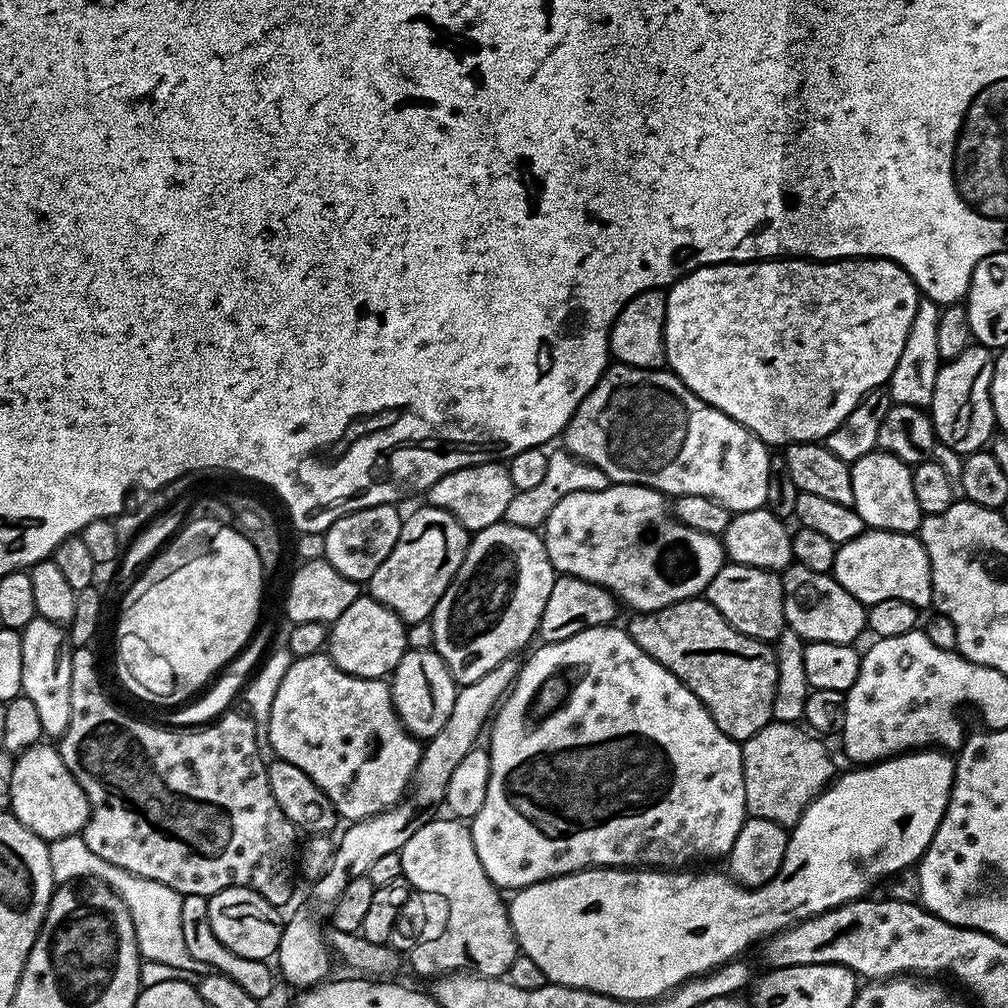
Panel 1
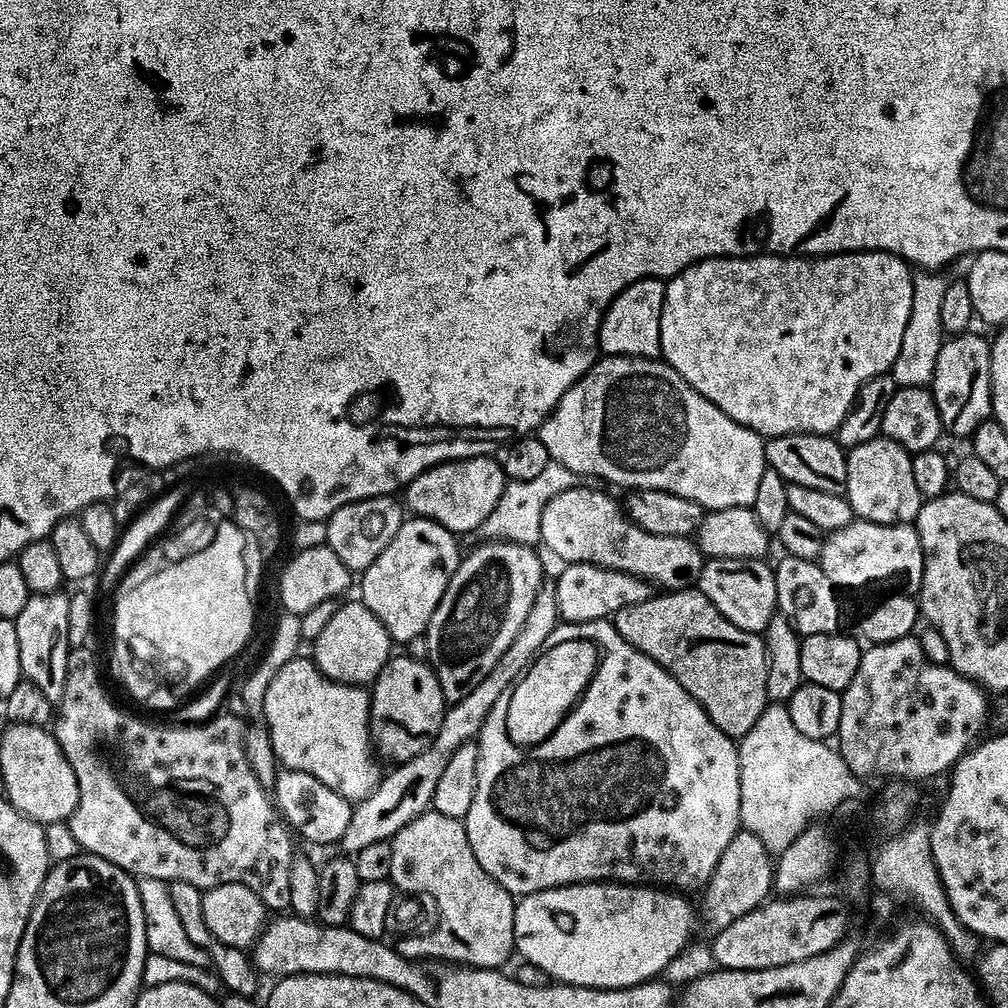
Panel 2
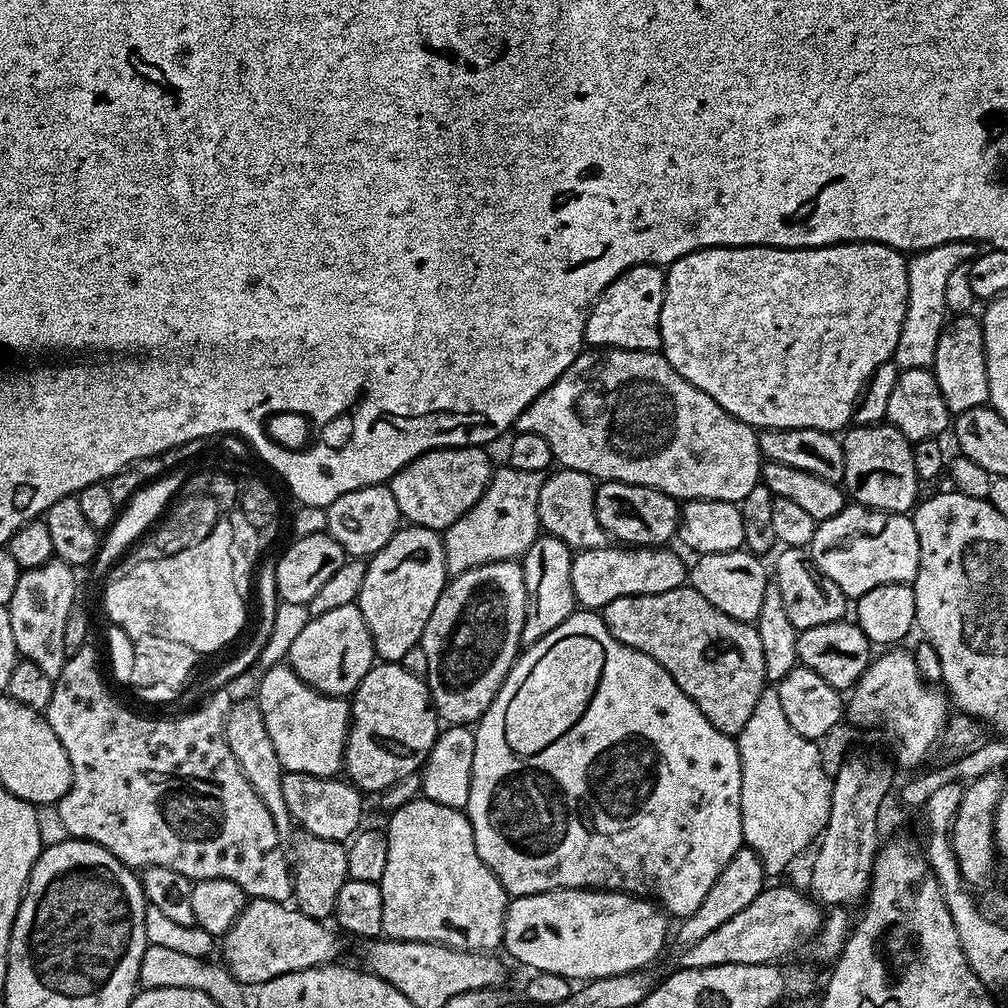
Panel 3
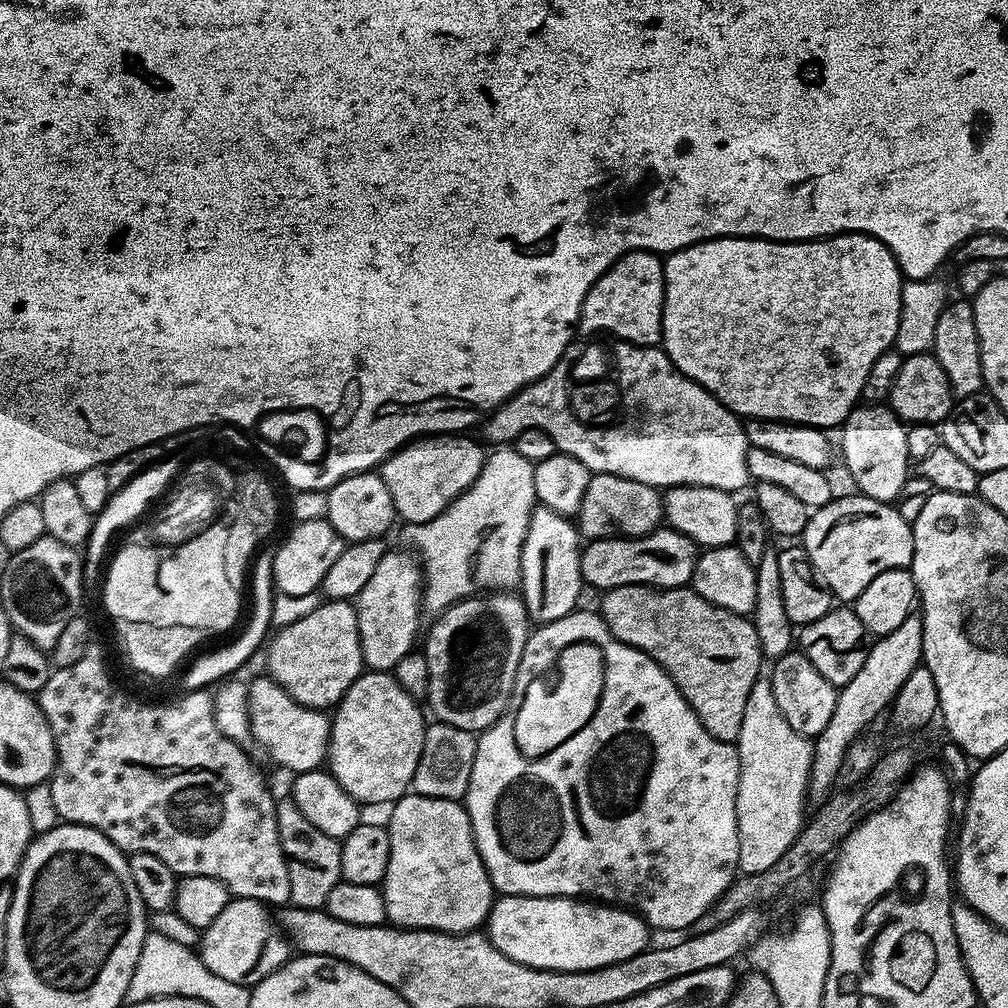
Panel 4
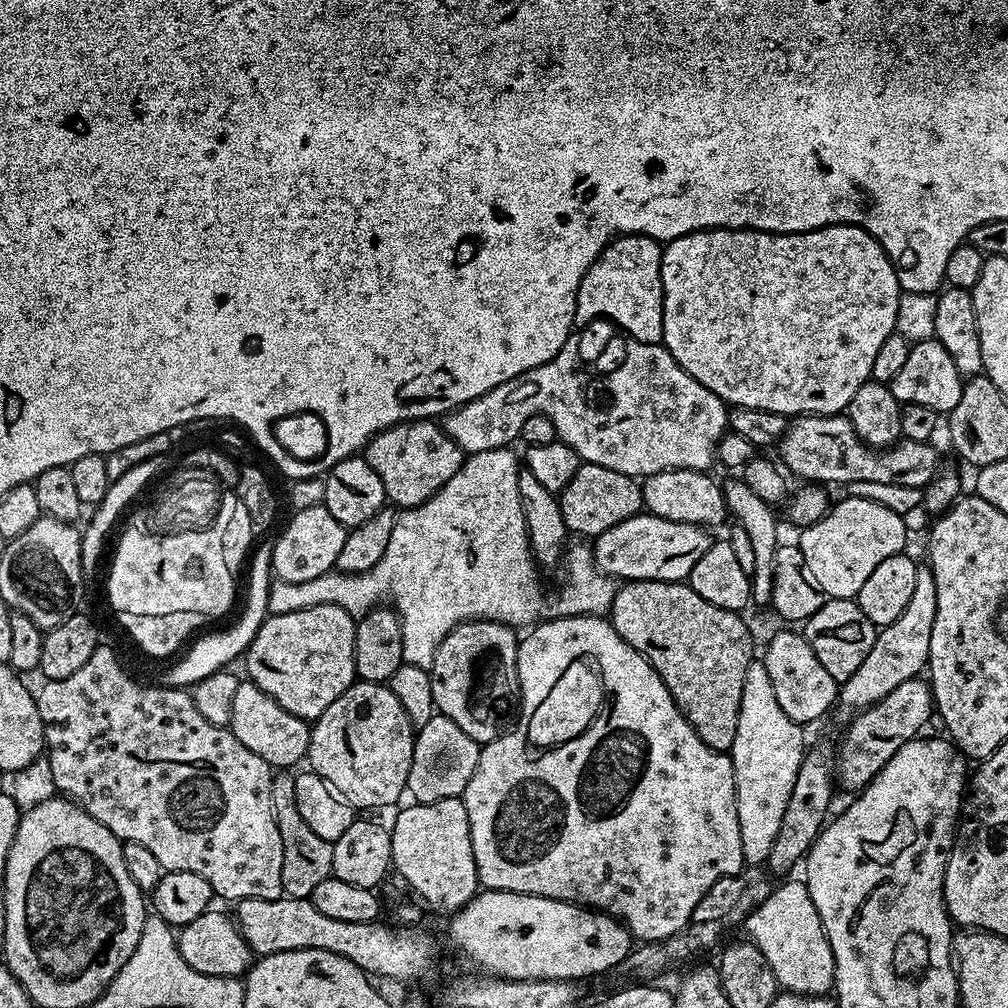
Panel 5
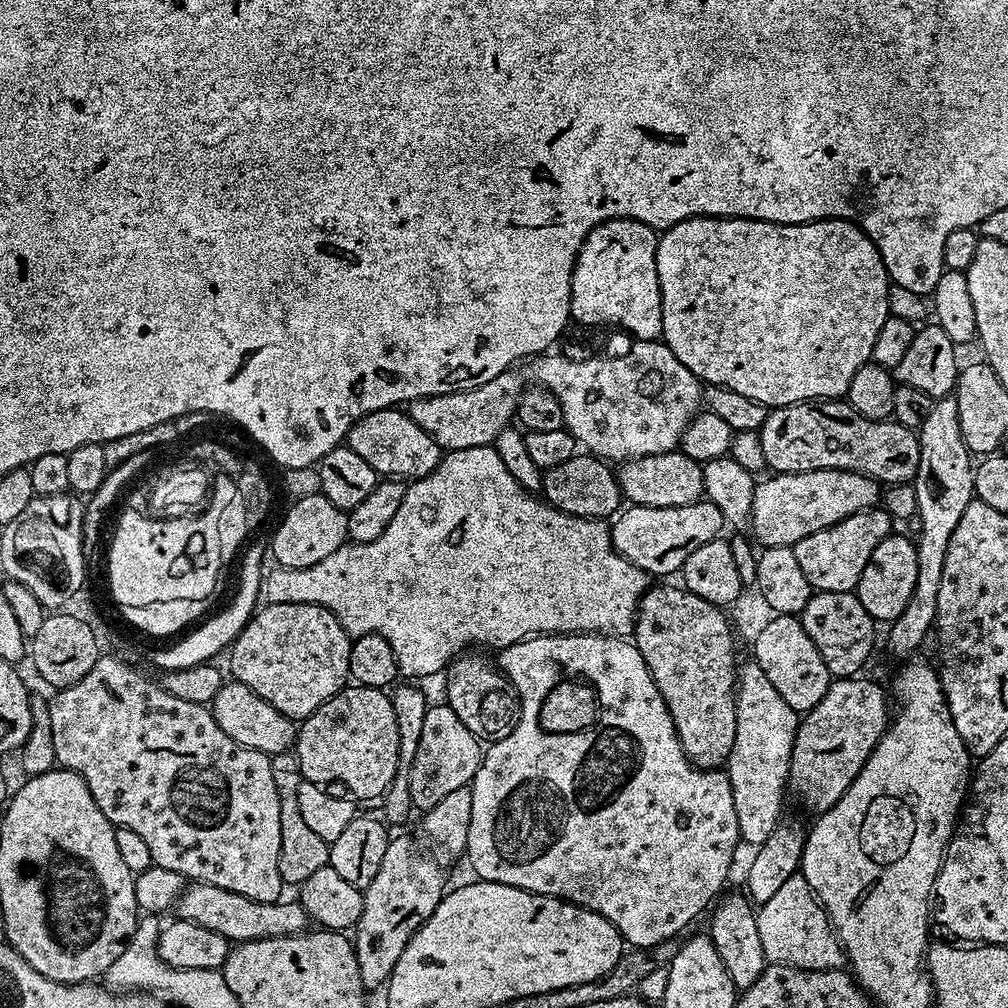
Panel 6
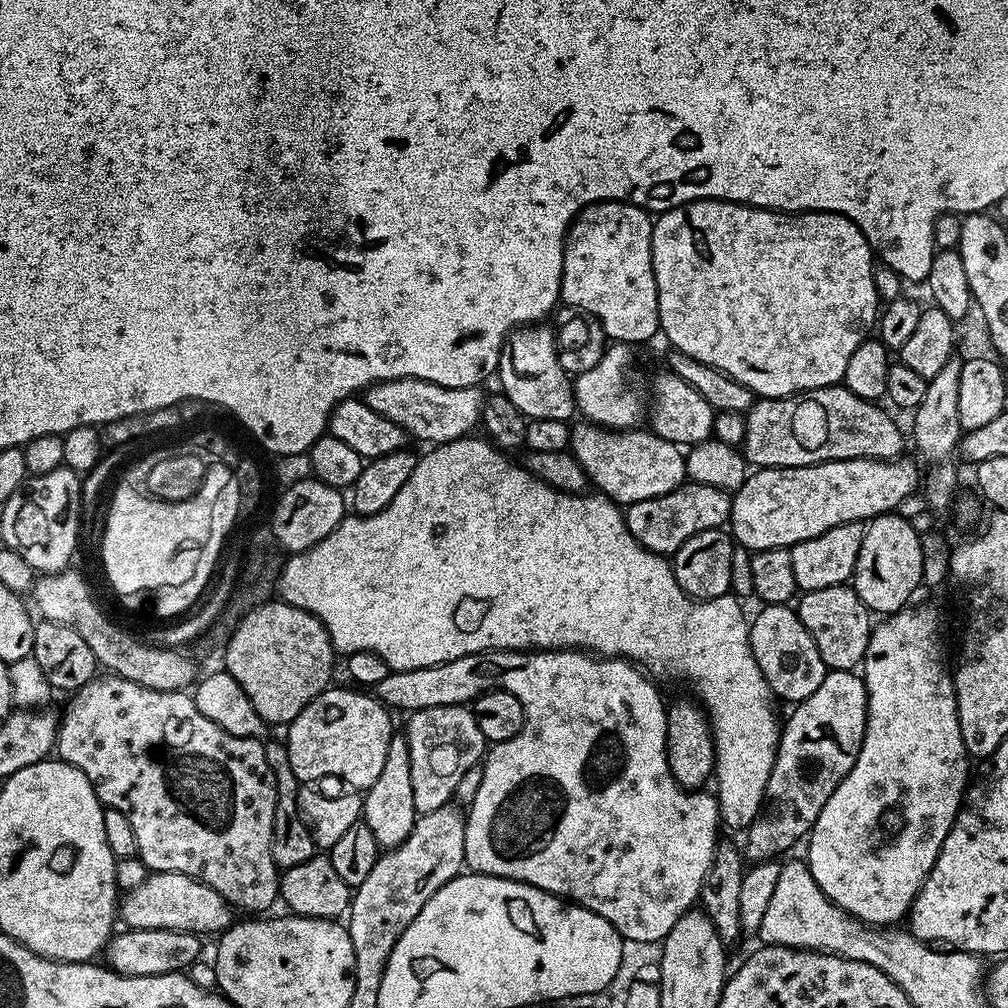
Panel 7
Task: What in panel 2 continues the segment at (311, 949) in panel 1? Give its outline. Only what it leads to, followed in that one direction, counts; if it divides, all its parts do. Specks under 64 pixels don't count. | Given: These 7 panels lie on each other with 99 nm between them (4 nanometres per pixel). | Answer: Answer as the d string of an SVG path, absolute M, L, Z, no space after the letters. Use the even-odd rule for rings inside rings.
M541 587L534 598L534 606L530 606L530 614L526 614L526 622L522 622L522 630L518 630L518 638L510 642L506 654L494 662L494 670L490 670L490 674L486 674L486 678L482 678L482 682L478 682L478 686L474 686L466 698L455 701L445 711L442 726L438 726L438 734L432 737L431 746L422 750L422 754L397 763L393 772L385 771L378 787L353 807L350 826L346 826L346 834L342 834L338 845L341 853L355 854L366 850L366 846L371 846L374 842L391 841L398 830L402 830L402 826L414 822L414 818L432 808L432 799L438 790L438 782L442 779L442 770L446 770L446 762L450 762L454 750L479 737L490 710L494 710L494 702L498 702L503 692L527 670L528 663L539 654L542 642L550 638L559 623L561 619L555 587Z

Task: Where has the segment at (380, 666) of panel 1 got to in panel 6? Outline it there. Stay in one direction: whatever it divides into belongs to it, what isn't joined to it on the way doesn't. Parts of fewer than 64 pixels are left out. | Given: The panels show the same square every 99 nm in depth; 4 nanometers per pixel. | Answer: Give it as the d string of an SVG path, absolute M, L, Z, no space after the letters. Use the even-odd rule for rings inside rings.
M264 604L256 608L245 628L232 641L227 656L232 667L231 679L242 682L242 686L250 686L258 698L266 698L274 710L286 714L294 722L303 722L349 683L351 649L348 631L330 610L317 604Z

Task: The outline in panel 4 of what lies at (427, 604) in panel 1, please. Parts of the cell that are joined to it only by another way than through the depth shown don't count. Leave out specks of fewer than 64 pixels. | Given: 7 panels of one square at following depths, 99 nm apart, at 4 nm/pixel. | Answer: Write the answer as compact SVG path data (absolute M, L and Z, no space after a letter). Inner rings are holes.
M385 551L370 582L366 582L366 586L362 586L360 593L354 597L364 666L374 672L392 672L418 644L416 631L420 628L422 617L424 573L419 559L408 552Z

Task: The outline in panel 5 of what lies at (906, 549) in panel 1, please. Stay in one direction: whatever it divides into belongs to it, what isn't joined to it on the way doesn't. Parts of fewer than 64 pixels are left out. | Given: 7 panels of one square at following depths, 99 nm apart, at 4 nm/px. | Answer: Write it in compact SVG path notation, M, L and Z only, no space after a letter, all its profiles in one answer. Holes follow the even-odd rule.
M848 496L829 507L818 522L807 525L798 537L804 564L812 583L834 600L851 600L866 586L866 578L886 558L899 556L905 551L908 528L892 508L867 500L864 496Z

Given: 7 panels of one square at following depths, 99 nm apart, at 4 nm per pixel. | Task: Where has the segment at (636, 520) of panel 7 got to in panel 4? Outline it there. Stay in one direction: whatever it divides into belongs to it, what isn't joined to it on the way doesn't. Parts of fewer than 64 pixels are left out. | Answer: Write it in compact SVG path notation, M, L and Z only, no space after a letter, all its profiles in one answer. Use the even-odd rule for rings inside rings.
M661 526L648 536L621 536L611 540L590 540L583 545L580 553L580 565L584 583L589 589L607 590L627 584L651 584L653 588L682 588L692 579L696 565L698 546L689 536L674 532L667 526Z

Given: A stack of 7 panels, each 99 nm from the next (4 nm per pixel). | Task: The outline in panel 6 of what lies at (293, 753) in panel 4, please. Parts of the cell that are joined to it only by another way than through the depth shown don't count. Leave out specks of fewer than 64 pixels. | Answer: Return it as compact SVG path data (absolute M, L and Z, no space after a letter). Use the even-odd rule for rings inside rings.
M229 679L223 684L211 702L210 711L218 726L222 726L222 730L226 730L234 742L250 750L258 750L274 757L279 752L289 751L295 745L298 728L294 721L286 714L274 710L266 698L258 698L258 694L254 694L250 686L242 686L242 682Z

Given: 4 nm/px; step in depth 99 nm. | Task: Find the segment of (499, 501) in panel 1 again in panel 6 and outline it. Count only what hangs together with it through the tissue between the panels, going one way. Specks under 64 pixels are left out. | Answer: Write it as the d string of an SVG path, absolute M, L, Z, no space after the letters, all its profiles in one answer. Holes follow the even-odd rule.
M399 407L374 410L370 414L358 418L354 422L354 426L350 426L346 446L350 450L354 450L354 454L360 455L365 462L370 462L372 469L381 477L399 478L405 482L411 481L413 478L429 476L438 466L442 455L438 442L434 442L432 436L426 434L426 430L422 430L422 426L418 426L418 422L414 422L414 418L410 418L407 411L401 410Z

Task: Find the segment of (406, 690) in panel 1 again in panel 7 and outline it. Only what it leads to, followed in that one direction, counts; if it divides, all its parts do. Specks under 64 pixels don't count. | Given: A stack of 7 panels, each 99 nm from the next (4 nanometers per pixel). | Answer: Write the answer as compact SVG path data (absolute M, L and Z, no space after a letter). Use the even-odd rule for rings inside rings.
M329 686L319 692L312 701L287 725L286 743L288 745L288 757L290 758L290 770L294 770L297 781L316 782L323 776L337 776L348 783L352 790L367 790L377 780L378 774L382 774L382 766L386 766L386 750L390 747L394 733L389 709L385 708L375 695L355 687L336 688Z

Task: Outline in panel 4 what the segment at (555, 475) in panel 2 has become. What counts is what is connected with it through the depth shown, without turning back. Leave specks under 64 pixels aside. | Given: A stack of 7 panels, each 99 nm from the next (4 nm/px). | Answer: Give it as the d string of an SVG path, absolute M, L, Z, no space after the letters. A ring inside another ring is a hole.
M500 446L492 451L487 453L478 478L474 478L472 485L461 496L452 499L438 515L430 518L430 522L414 524L407 529L408 540L418 553L424 573L422 608L425 613L439 614L467 596L485 590L512 590L520 583L522 542L526 538L530 514L538 504L534 490L534 464L522 458L522 454L518 454L512 446Z

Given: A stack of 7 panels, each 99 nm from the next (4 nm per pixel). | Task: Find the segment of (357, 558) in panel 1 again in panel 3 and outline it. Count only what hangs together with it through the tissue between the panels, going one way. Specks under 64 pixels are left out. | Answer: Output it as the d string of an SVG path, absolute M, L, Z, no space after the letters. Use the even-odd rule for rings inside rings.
M388 484L366 486L362 490L350 490L350 494L342 494L327 508L327 533L333 536L342 546L342 550L352 558L371 558L401 527L402 517L398 510L398 502L394 502L394 494Z

